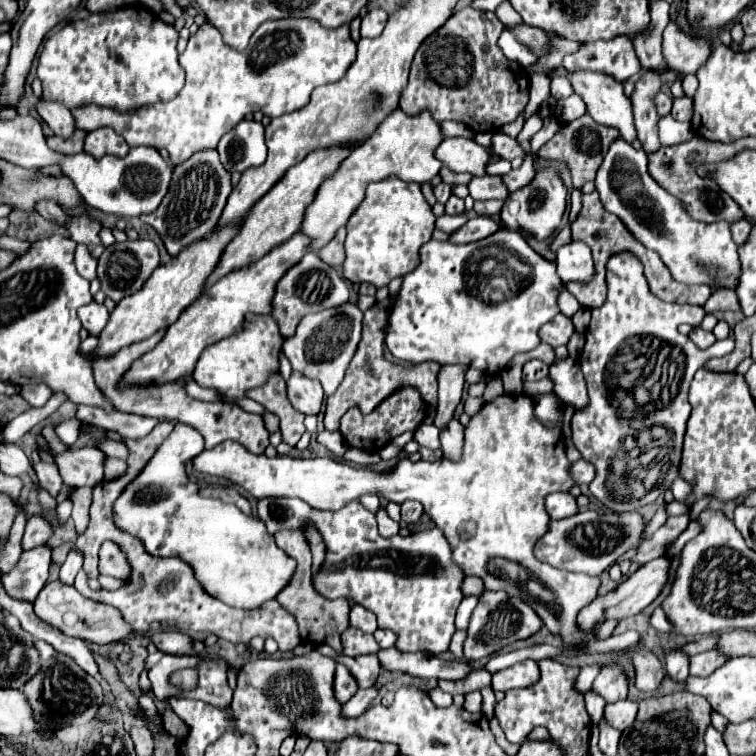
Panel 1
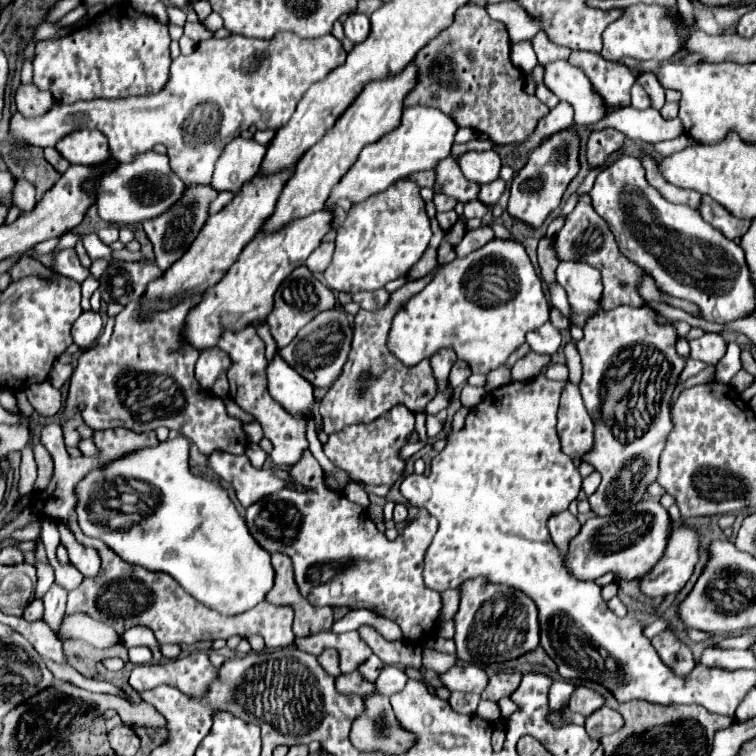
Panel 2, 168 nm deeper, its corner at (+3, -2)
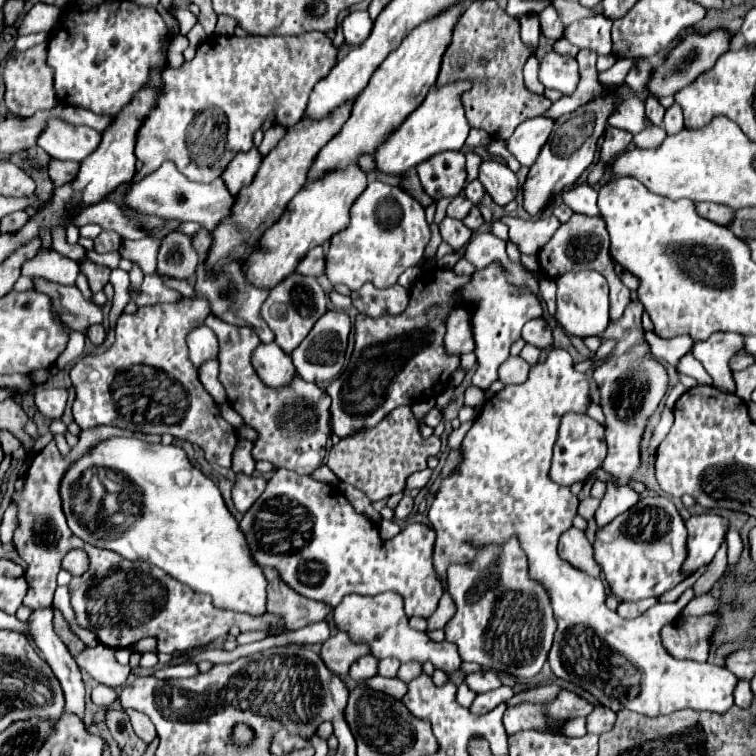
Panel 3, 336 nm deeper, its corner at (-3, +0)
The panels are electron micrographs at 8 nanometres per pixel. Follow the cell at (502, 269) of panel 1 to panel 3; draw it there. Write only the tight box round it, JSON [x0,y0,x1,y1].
[458,264,542,390]

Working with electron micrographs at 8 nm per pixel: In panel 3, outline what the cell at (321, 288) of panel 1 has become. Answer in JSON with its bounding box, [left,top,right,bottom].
[262,274,326,354]

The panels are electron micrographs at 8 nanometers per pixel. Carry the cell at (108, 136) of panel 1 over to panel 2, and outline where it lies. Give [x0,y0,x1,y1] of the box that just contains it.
[56,128,110,166]

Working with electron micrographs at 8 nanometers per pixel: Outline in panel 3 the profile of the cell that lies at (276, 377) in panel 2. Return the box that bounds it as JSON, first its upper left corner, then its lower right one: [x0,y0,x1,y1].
[252,342,296,388]

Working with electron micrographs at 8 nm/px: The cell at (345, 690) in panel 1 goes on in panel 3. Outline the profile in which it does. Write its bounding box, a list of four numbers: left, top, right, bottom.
[364,676,406,698]

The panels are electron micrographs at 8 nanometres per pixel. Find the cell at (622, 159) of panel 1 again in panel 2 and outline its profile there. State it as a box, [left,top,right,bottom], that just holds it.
[590,156,754,324]

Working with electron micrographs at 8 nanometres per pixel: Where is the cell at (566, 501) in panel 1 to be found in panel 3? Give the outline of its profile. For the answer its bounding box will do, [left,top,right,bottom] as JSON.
[558,528,600,576]

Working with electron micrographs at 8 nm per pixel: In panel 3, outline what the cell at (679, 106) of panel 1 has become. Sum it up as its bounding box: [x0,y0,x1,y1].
[664,102,684,134]

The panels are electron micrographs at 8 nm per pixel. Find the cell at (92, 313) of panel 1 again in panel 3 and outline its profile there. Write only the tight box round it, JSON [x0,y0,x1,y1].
[86,324,106,346]

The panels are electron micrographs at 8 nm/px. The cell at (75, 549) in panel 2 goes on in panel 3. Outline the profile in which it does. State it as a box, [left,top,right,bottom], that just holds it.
[62,550,88,576]

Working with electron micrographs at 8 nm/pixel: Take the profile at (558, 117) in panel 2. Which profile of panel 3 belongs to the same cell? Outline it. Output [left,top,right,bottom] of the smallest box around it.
[508,116,554,166]

